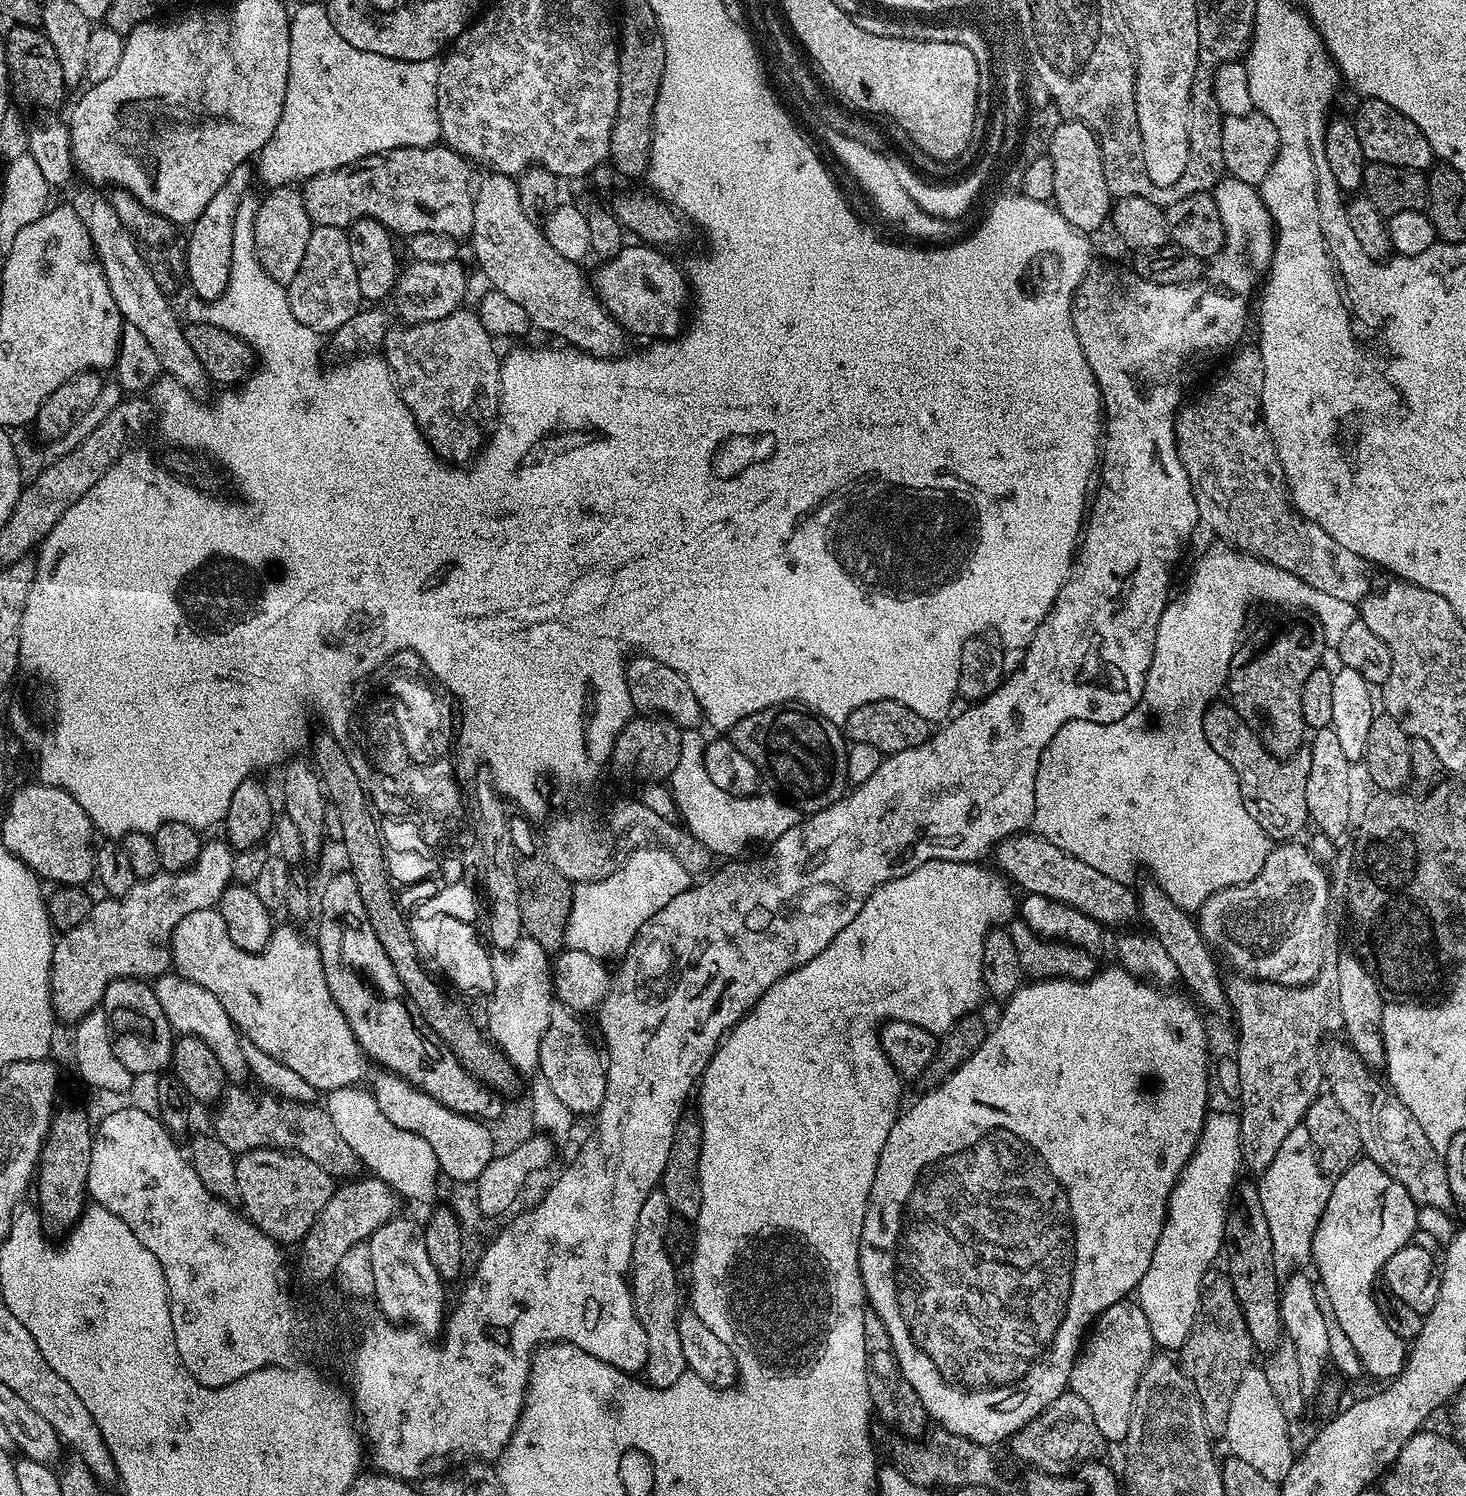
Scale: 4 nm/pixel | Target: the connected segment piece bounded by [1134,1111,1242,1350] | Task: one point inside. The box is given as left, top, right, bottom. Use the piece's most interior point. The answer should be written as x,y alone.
1169,1293

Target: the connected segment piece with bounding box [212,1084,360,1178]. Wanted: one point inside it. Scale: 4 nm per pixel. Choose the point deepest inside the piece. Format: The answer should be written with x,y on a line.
245,1121

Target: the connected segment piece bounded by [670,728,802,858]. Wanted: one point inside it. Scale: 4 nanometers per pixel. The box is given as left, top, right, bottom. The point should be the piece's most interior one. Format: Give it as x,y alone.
725,824

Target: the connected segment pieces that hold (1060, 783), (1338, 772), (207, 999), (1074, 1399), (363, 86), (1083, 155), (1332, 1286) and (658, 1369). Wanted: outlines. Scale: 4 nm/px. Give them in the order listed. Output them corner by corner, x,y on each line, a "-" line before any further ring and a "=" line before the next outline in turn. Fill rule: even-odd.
1231,546
1219,547
1210,549
1197,562
1196,569
1192,572
1192,581
1185,586
1184,593
1177,600
1176,597
1169,599
1168,605
1164,607
1164,613
1158,622
1158,630
1156,631
1152,665
1148,671
1144,693
1140,701
1137,702
1136,708
1130,710
1130,714
1126,714
1126,718
1109,724
1095,724
1089,720
1066,722
1060,727
1058,734
1054,734
1054,738
1046,746
1044,753
1040,755
1040,765
1034,782
1034,814
1032,815
1031,827
1034,829
1035,835
1044,836
1050,842
1054,842
1054,846
1066,850
1071,856
1082,858
1082,862
1094,866
1094,870
1102,870
1102,874
1106,874
1123,884
1128,884
1131,881
1130,878
1135,874
1136,867
1141,864
1152,875
1149,877
1154,883
1179,908
1183,908
1189,914
1200,909
1206,902
1206,898
1210,898
1210,894
1214,894
1218,890
1226,890
1235,884
1245,884
1253,880
1262,870
1262,866
1266,866
1266,854
1271,852
1274,847
1273,841
1266,834
1266,830
1262,830
1262,826
1258,826
1258,822
1254,822
1254,818
1250,818
1246,806
1241,801
1240,783
1235,770
1230,766
1230,762
1226,762
1226,758
1222,758
1222,754
1218,754
1218,750
1214,750
1214,746
1210,746
1210,742
1206,742
1204,737
1204,715
1206,710
1211,708
1214,701
1219,697
1216,695
1219,692
1221,695
1225,691
1230,662
1241,643
1240,631
1244,628
1244,619
1248,616
1248,608
1254,607
1255,604
1277,604
1280,608
1304,607
1303,611
1315,616
1317,622
1322,626
1324,643
1328,646
1337,646
1340,643
1343,631
1350,626
1354,619
1354,605
1350,602
1342,602
1330,594
1322,594
1322,590
1314,590
1314,586
1302,582
1297,576
1286,570
1276,568
1273,564
1267,564
1265,560
1249,558
1245,553
=
1332,728
1315,729
1310,740
1310,774
1306,774
1306,806
1308,819
1317,824
1319,831
1329,838
1337,838
1352,820
1352,776
1354,764
1346,758
1338,734
=
165,974
155,977
151,987
173,1032
202,1038
202,1042
206,1042
206,1046
214,1050
214,1058
218,1058
218,1066
222,1066
229,1081
240,1082
243,1081
243,1076
245,1078
249,1075
243,1058
242,1037
232,1023
230,1014
226,1014
222,1002
218,1002
218,998
214,998
214,994
206,990
206,986
198,986
198,982
190,982
179,974
=
1066,1390
1039,1416
1035,1416
1022,1430
1013,1434
1010,1447
1020,1460
1029,1460
1033,1469
1048,1472
1051,1476
1066,1476
1081,1464
1096,1462
1106,1448
1102,1438
1102,1430
1094,1422
1094,1414
1090,1414
1090,1406
1078,1398
1071,1390
=
323,3
304,4
300,9
293,11
290,16
290,74
286,86
286,102
282,106
282,118
266,146
258,154
254,168
258,173
258,180
268,184
269,189
283,188
285,186
296,186
301,182
330,170
338,170
347,164
358,162
367,156
373,156
386,150
395,148
430,148
441,143
440,119
438,118
438,74
440,65
436,60
423,60
422,62
406,62
398,58
385,58
375,56
372,52
358,50
358,46
350,46
338,30
334,30
334,22
330,22
330,14
=
1065,119
1054,130
1049,146
1049,158
1054,164
1054,206
1079,232
1092,234
1095,228
1105,227
1114,198
1108,193
1106,174
1096,135
1082,122
=
1367,1158
1355,1160
1331,1181
1331,1186
1326,1210
1314,1234
1311,1263
1316,1264
1319,1287
1322,1292
1324,1287
1323,1295
1334,1310
1334,1318
1338,1318
1338,1326
1350,1338
1365,1373
1387,1382
1404,1371
1409,1349
1378,1314
1375,1291
1384,1264
1402,1246
1412,1243
1418,1205
1401,1183
=
664,1191
649,1192
642,1210
638,1212
638,1226
632,1247
630,1283
636,1317
646,1330
648,1361
643,1366
647,1383
654,1388
668,1388
686,1371
682,1356
681,1339
678,1338
678,1309
680,1284
676,1281
676,1268
672,1265
669,1245
665,1244
666,1230
673,1227
674,1215

